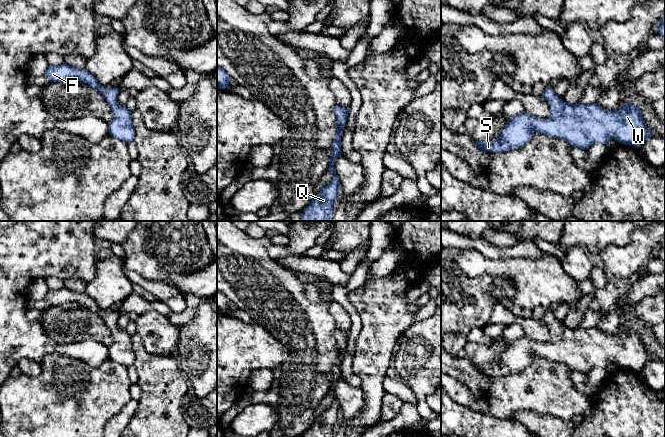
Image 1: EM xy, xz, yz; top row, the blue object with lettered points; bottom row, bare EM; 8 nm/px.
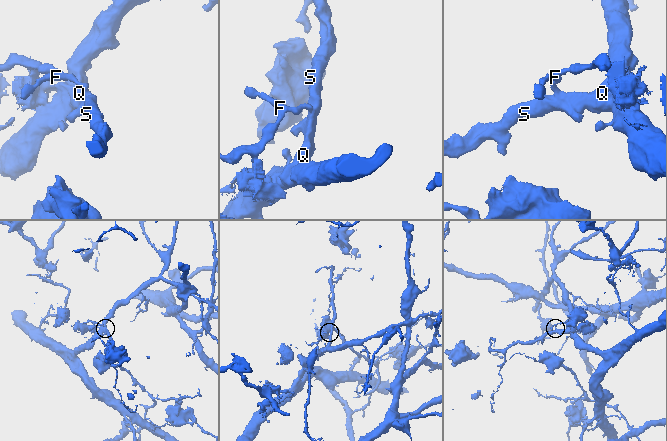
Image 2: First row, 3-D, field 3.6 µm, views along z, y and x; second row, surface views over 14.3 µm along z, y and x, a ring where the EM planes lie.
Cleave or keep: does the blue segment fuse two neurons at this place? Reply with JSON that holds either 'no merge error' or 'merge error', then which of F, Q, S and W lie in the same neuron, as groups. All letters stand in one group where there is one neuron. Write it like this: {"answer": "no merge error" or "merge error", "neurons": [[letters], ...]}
{"answer": "merge error", "neurons": [["F"], ["Q", "S", "W"]]}

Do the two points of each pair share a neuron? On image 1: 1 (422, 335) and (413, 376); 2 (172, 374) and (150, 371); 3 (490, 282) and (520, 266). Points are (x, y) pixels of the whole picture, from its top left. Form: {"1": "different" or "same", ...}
{"1": "same", "2": "same", "3": "different"}

